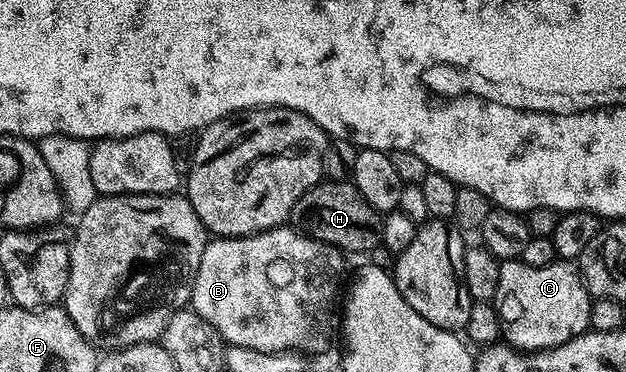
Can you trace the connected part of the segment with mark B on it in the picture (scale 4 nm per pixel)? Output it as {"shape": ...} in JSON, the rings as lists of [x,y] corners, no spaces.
{"shape":[[[293,226],[272,228],[250,236],[223,236],[206,243],[205,253],[195,274],[191,307],[217,332],[226,345],[247,346],[260,352],[293,354],[325,352],[335,336],[333,307],[338,307],[337,291],[345,260],[340,248],[306,236]]]}

